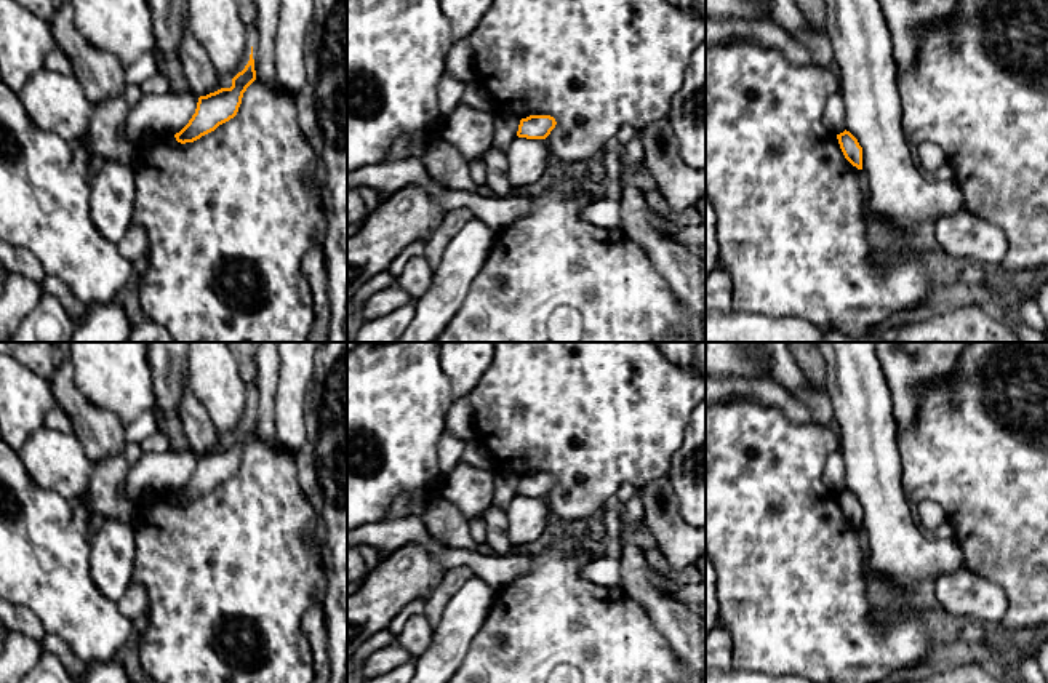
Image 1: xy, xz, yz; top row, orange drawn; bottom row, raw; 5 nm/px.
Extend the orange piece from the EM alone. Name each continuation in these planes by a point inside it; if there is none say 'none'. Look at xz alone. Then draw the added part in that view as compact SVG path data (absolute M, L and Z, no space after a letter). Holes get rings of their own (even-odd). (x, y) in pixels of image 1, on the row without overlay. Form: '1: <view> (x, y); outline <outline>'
none

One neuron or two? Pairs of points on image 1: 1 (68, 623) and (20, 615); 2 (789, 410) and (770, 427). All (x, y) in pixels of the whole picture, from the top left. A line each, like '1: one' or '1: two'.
1: two
2: two

